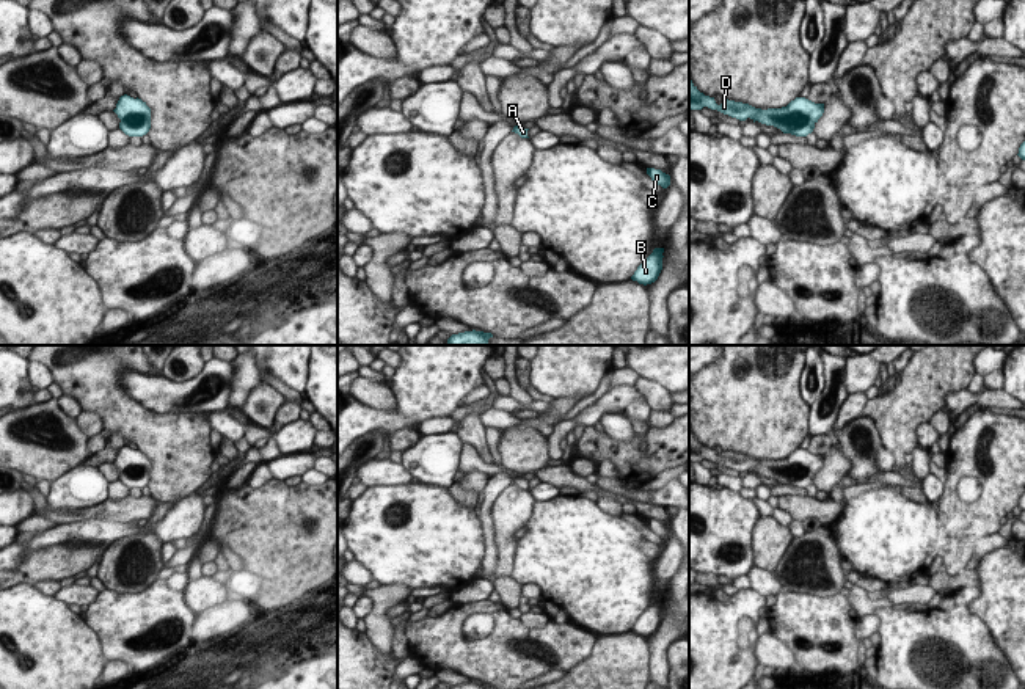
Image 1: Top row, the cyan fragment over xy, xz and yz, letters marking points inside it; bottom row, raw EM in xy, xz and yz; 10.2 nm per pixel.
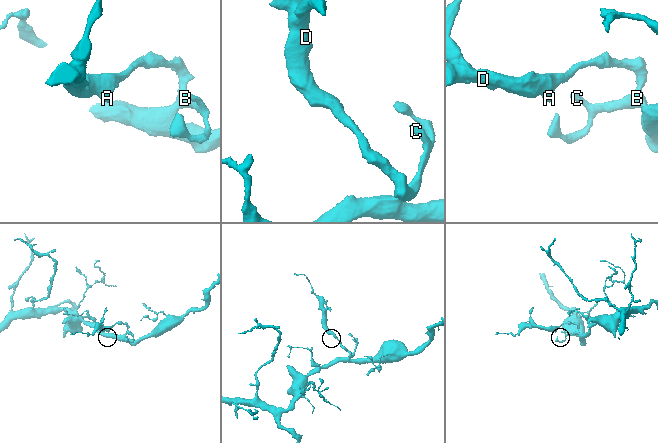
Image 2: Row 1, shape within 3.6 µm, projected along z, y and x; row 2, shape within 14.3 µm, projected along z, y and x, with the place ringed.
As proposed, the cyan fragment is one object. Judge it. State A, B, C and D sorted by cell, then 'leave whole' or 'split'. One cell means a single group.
A B C D; leave whole

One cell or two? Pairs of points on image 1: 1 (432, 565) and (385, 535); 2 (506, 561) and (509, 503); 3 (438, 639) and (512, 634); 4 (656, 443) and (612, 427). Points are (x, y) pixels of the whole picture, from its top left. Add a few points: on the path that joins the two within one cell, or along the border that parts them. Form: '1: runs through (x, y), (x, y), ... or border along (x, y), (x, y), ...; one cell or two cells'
1: runs through (421, 554), (396, 535); one cell
2: runs through (506, 546), (507, 517); one cell
3: runs through (457, 650), (493, 650); one cell
4: border along (605, 432), (617, 440), (630, 440), (634, 435); two cells

